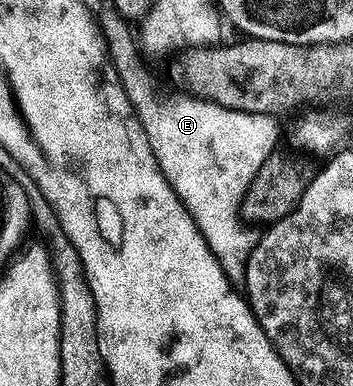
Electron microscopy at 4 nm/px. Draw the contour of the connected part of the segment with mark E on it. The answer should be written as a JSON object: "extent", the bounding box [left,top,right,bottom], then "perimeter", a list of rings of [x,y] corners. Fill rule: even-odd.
{"extent":[115,44,279,281],"perimeter":[[[139,44],[123,48],[123,56],[119,56],[119,65],[115,67],[119,82],[127,91],[139,125],[145,130],[163,179],[189,210],[228,280],[242,281],[257,236],[241,221],[240,208],[250,183],[275,152],[275,131],[279,128],[275,120],[278,119],[265,112],[229,110],[191,94],[182,94],[176,100],[162,100],[155,96],[155,84],[140,52]]]}

